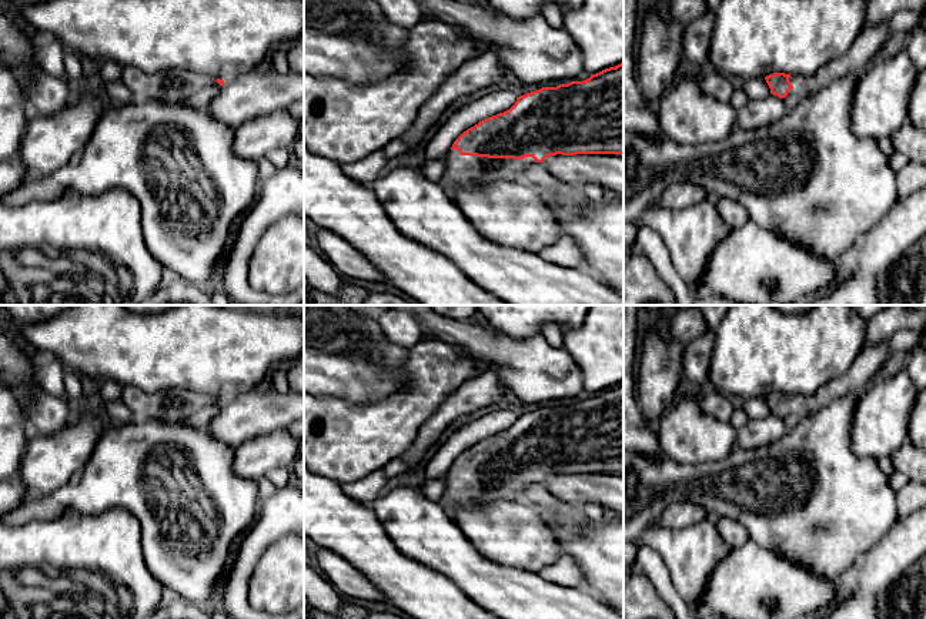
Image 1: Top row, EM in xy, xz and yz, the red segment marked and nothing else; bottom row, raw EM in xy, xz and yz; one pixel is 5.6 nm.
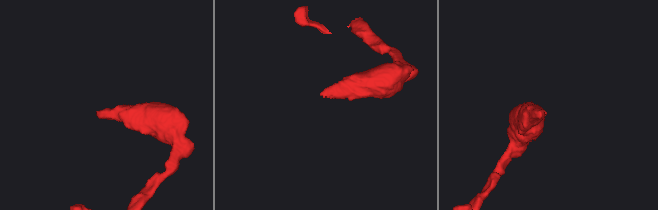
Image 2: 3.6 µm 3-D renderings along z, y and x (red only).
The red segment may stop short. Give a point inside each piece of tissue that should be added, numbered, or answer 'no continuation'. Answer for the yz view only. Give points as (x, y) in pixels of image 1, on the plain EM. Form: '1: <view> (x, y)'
1: yz (866, 368)

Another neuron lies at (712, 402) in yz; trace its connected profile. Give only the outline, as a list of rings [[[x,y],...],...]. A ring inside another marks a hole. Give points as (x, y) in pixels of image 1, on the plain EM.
[[[712,387],[702,389],[699,405],[705,414],[721,422],[729,422],[735,411],[728,397]]]

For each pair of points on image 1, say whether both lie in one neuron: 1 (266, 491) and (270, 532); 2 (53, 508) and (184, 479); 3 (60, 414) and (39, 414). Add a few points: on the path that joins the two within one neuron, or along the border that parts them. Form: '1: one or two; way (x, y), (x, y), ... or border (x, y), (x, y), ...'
1: two; border (280, 489), (260, 501)
2: one; way (86, 498), (106, 482), (143, 482), (151, 479)
3: one; way (54, 414), (44, 414)

